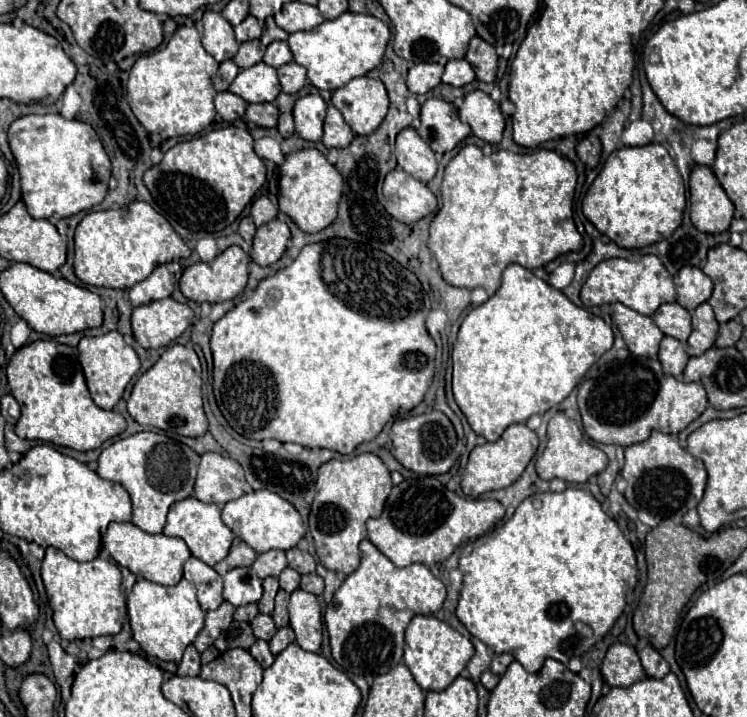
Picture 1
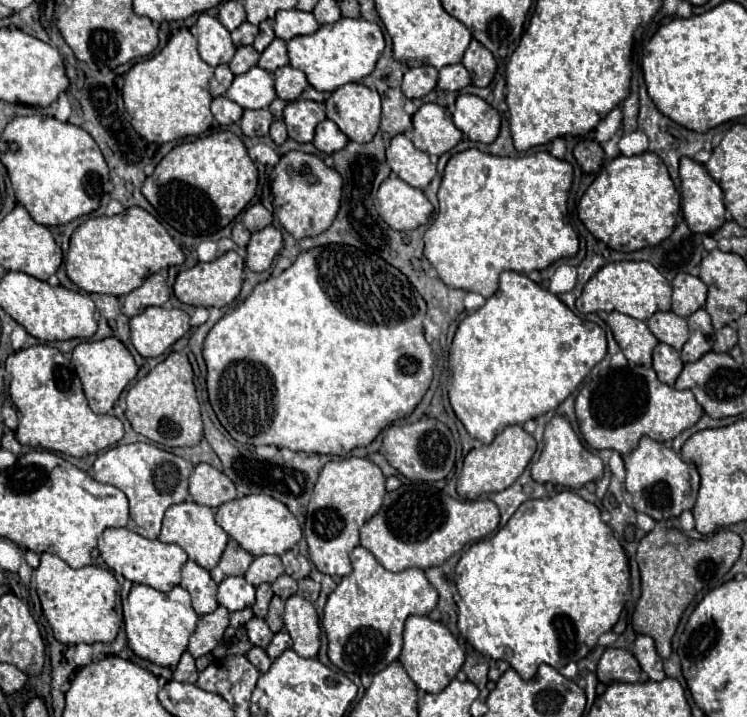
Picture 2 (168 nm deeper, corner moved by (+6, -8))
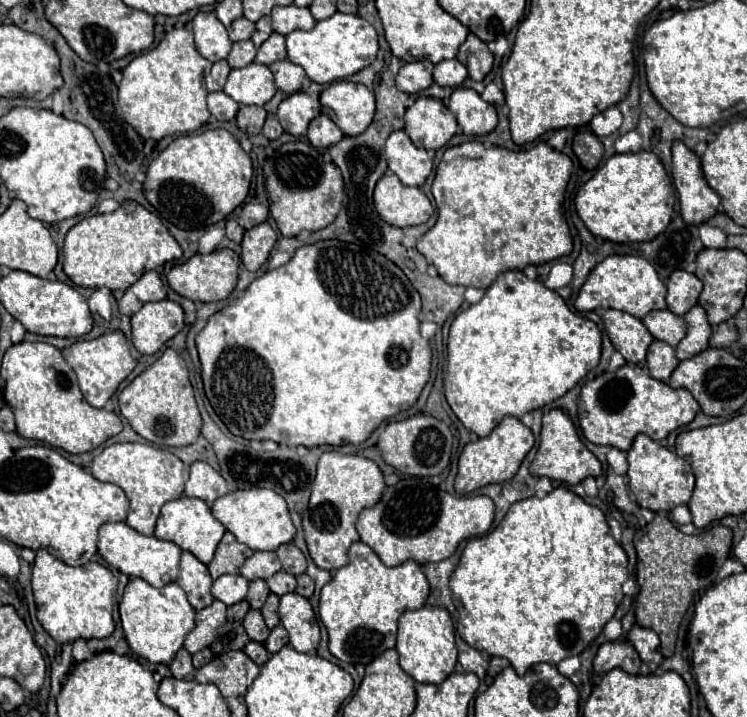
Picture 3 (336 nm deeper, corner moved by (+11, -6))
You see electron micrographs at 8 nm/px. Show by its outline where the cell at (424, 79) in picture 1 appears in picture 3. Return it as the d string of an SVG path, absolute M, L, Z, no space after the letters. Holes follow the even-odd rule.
M423 59L423 61L413 61L405 63L399 73L397 73L397 89L405 93L419 93L427 89L433 83L433 63Z

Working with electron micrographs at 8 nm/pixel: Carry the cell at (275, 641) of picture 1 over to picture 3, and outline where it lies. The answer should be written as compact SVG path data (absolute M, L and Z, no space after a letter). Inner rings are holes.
M277 625L277 627L271 631L269 639L265 641L265 649L269 649L269 653L277 653L277 651L283 649L287 643L289 643L289 635L287 635L285 627L283 627L283 625Z

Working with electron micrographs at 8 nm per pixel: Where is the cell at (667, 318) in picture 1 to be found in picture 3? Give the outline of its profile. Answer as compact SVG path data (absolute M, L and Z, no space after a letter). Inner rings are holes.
M669 309L663 311L653 311L643 319L643 325L649 329L649 333L659 339L669 343L671 347L675 347L687 333L687 325L683 321L683 317L671 313Z

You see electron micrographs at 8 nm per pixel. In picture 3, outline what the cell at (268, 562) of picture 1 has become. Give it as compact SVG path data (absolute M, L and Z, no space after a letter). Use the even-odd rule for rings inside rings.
M253 553L241 567L241 575L247 581L255 581L255 579L269 579L271 575L275 575L277 571L281 571L281 563L277 559L275 553Z

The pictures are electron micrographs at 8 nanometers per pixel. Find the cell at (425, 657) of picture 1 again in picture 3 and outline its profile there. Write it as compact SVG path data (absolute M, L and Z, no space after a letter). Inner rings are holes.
M421 607L415 611L405 611L399 617L399 633L397 633L397 653L399 663L407 675L411 675L417 683L439 685L453 673L457 663L457 647L453 623L443 607Z

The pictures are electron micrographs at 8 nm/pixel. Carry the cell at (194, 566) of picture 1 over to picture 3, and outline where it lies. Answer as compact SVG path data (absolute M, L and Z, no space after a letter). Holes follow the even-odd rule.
M185 551L179 567L181 567L181 573L177 577L177 585L187 593L189 603L197 611L209 607L213 603L213 595L211 595L213 579L207 571L207 565L203 565L189 551Z

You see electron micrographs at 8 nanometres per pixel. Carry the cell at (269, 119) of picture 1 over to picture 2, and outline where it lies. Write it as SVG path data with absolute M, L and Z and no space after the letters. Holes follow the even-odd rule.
M246 109L240 121L240 129L246 137L256 137L256 135L262 137L268 135L270 123L272 123L272 113L268 109L256 109L256 111Z

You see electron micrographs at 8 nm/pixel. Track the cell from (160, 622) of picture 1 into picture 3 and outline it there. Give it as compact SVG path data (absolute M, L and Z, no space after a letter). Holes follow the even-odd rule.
M129 579L123 599L119 603L119 613L125 639L131 651L147 659L149 663L169 665L175 653L183 647L187 633L195 627L195 609L189 605L185 591L177 583L169 583L163 589L155 589L143 579Z

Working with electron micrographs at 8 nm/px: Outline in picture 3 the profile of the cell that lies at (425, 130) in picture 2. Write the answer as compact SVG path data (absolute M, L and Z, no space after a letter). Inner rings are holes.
M419 97L407 109L405 123L405 133L413 145L427 151L437 151L457 133L455 115L435 97Z

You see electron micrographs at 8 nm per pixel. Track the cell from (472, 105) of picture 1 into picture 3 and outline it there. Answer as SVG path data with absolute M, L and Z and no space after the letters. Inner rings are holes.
M455 89L451 93L449 109L465 135L489 135L497 127L497 109L491 103L485 103L473 89Z

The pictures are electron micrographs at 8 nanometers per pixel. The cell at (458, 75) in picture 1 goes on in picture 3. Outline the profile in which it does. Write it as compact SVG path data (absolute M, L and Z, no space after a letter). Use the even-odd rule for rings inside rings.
M457 59L441 61L435 65L433 79L441 87L459 87L467 79L467 69Z

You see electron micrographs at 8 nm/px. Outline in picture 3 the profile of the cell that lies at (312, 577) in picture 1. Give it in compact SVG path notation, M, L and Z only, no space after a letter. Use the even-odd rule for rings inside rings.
M297 575L297 589L295 589L299 595L303 597L311 597L313 595L313 579L309 575Z

